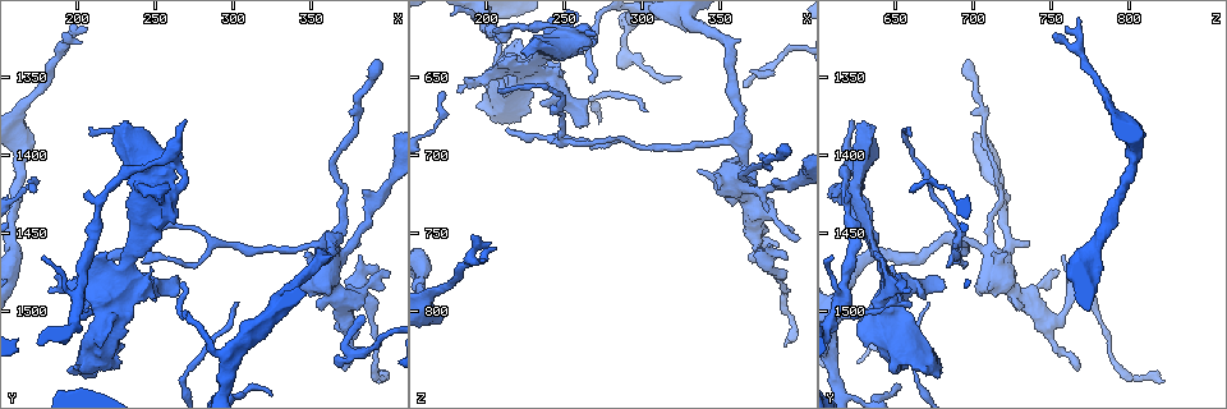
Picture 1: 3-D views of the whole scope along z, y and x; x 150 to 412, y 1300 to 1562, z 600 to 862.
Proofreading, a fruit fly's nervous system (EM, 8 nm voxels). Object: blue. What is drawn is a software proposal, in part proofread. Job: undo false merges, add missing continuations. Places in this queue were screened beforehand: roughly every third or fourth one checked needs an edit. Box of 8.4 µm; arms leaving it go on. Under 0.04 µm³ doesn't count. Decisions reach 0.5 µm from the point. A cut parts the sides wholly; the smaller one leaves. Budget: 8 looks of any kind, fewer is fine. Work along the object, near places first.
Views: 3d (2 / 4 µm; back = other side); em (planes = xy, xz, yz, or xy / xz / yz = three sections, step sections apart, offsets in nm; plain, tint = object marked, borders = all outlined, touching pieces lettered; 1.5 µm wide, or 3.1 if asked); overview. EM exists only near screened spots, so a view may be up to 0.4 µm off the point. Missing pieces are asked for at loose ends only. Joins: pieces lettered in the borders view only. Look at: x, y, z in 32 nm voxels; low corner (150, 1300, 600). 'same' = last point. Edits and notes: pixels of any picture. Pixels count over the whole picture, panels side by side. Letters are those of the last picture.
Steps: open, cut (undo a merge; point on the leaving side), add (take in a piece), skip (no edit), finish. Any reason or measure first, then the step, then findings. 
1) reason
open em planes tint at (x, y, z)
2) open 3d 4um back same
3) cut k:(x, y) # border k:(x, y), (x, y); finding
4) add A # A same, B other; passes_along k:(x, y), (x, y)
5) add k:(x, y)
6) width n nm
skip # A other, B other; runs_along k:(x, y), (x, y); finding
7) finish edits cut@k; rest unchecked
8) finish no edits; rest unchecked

an open end
open 3d 4um at (392, 1474, 768)

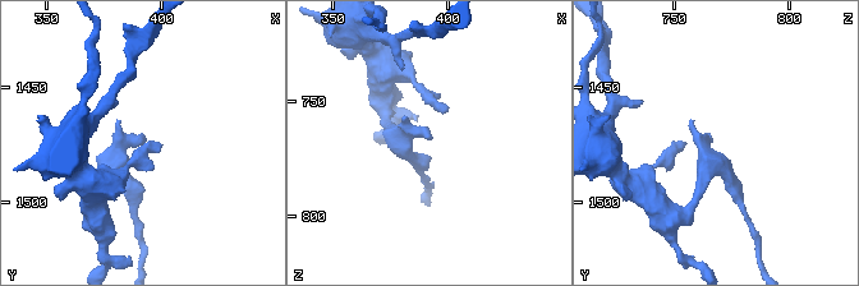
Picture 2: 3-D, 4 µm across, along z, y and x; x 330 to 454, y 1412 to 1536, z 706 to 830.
open em yz step 8 borders at (392, 1474, 767)

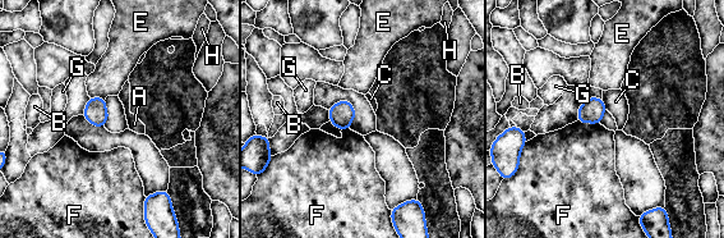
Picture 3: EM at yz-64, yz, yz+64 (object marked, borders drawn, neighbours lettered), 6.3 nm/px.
another direction
open em planes borders same

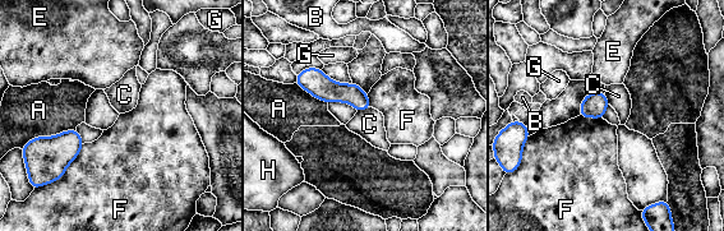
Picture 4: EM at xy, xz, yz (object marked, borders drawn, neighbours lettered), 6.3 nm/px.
skip # A other, B other, C other, E other, F other, G other, H other; border 4:(84, 143), (60, 179); none of them fits

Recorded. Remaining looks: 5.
free end
open em planes borders at (260, 1486, 684)

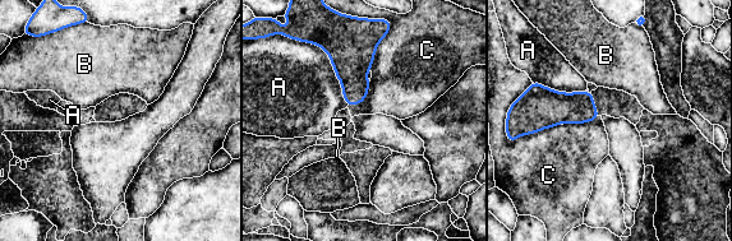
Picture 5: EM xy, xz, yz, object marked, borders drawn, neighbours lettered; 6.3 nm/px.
skip # A other, B other, C other; border 5:(558, 124), (521, 135); no lettered piece goes on from it

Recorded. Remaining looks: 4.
stops while still wide
open em planes borders at (222, 1382, 636)

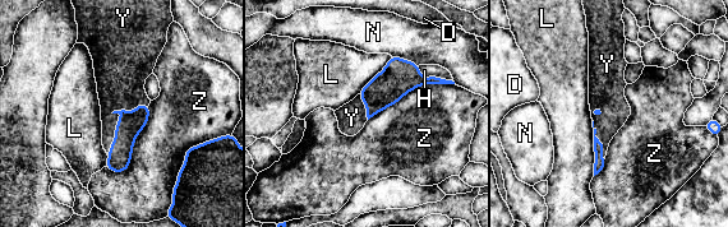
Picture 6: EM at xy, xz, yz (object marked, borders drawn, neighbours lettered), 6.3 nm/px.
longest_contact Z 500 nm
add Y # D other, H other, L other, N other, Y same, Z other; it goes on there

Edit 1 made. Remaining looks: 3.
finish edits add@6; rest unchecked

